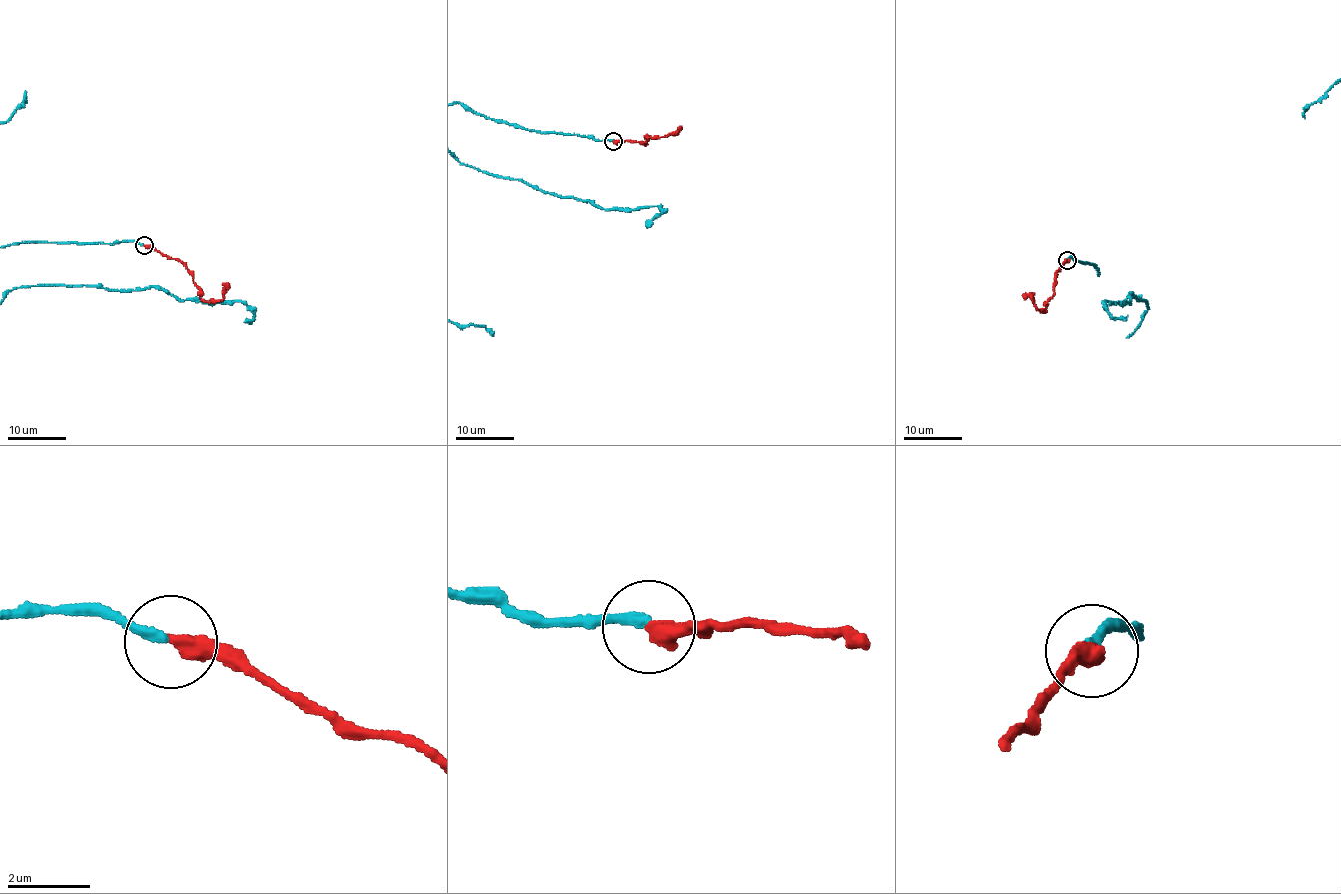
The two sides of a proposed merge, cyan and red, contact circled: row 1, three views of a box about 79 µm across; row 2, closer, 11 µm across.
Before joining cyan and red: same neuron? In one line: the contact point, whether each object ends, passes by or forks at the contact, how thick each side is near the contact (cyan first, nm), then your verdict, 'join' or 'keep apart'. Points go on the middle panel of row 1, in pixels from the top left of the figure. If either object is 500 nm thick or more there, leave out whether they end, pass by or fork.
place (613, 141); cyan ends; red ends; calibres 240 and 440 nm; join

